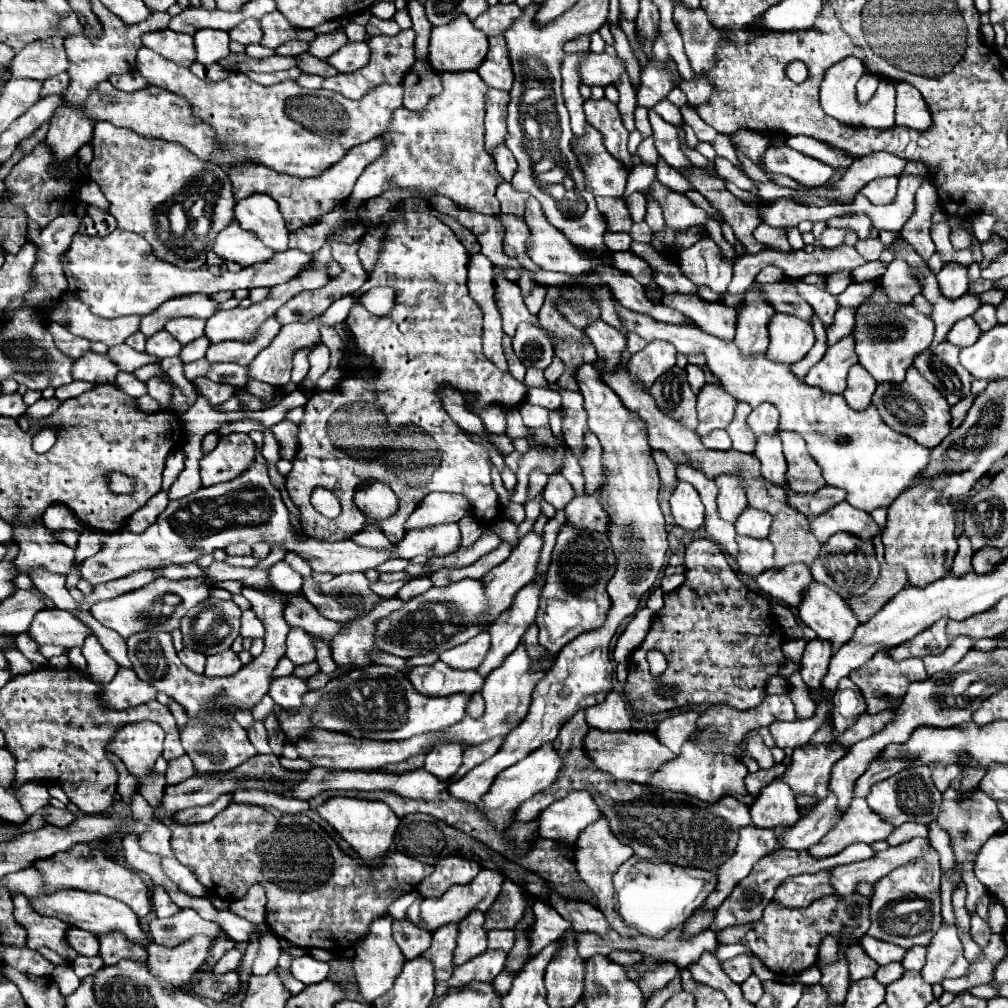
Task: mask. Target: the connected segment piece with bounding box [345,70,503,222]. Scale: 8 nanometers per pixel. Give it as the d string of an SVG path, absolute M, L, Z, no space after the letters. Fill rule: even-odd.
M475 70L467 72L443 72L443 92L431 100L425 112L419 116L407 112L403 106L395 110L389 130L383 140L389 144L387 152L369 164L359 176L353 194L349 196L347 220L353 222L355 206L369 198L383 194L389 188L411 188L423 194L439 192L451 198L459 208L467 208L483 214L499 214L499 202L495 188L503 178L495 168L493 156L483 146L483 118L485 118L485 94L487 84Z

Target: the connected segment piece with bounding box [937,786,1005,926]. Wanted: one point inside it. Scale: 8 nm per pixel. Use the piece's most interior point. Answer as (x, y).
(970, 820)

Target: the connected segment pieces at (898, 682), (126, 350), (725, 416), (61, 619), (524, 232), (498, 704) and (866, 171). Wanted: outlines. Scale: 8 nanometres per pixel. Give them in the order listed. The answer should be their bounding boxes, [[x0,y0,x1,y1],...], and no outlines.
[[849,650,927,714],[107,344,159,372],[695,382,737,436],[27,608,91,648],[501,216,539,272],[443,642,545,744],[811,152,907,202]]

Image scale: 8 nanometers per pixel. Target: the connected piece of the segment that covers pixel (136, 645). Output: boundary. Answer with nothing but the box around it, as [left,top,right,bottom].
[127,588,289,724]

